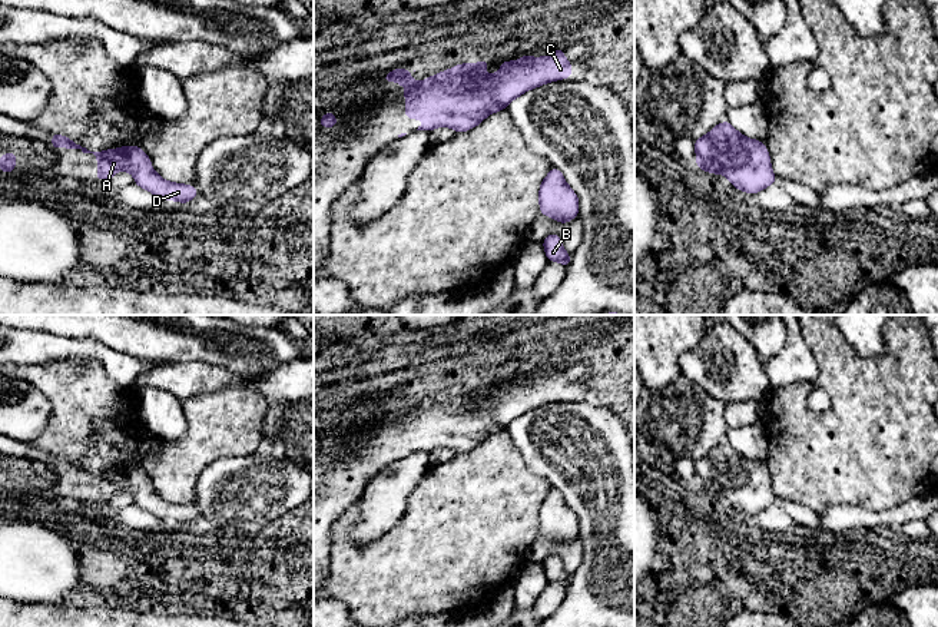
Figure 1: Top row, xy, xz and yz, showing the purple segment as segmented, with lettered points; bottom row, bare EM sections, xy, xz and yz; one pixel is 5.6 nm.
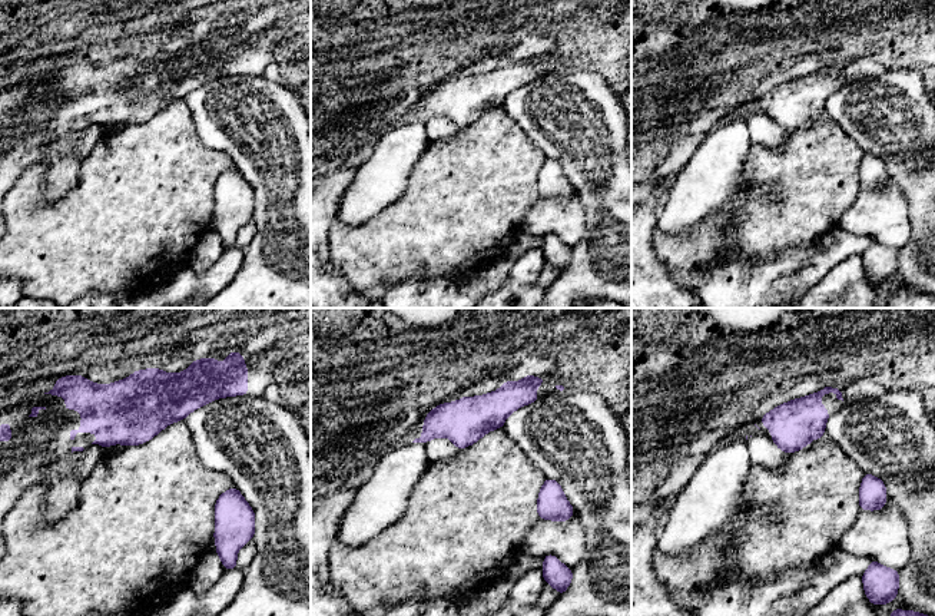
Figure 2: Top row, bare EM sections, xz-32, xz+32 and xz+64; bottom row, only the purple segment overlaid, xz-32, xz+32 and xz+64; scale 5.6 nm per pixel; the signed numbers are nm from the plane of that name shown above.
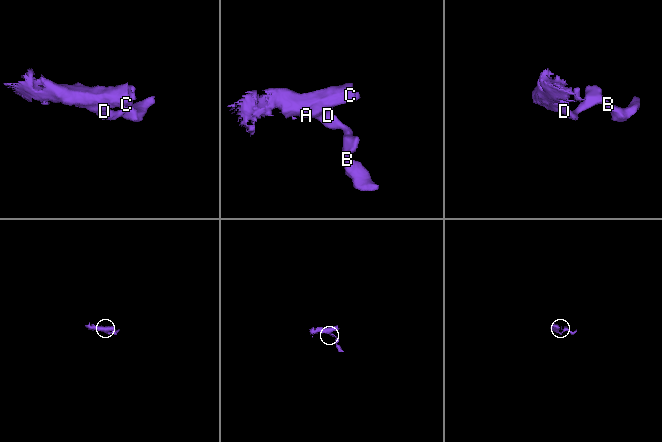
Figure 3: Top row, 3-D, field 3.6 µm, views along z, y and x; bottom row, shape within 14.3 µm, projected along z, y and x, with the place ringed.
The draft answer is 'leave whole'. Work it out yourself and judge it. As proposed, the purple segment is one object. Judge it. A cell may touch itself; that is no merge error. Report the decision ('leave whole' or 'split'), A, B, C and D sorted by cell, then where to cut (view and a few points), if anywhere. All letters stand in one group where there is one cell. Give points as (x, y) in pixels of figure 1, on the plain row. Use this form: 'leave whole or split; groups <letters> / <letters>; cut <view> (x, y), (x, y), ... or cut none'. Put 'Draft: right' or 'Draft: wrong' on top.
Draft: right
leave whole; groups A B C D; cut none

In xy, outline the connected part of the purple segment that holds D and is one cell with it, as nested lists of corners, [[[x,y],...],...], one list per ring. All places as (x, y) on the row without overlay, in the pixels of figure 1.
[[[52,455],[54,470],[80,470],[83,474],[93,474],[97,478],[97,500],[109,502],[116,492],[129,492],[135,497],[135,505],[149,511],[159,520],[188,524],[199,511],[195,507],[163,501],[152,488],[150,478],[139,467],[122,467],[103,472],[90,472],[66,457]]]

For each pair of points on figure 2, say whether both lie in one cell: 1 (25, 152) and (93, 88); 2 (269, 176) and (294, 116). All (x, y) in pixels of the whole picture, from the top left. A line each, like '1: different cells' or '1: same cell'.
1: same cell
2: same cell

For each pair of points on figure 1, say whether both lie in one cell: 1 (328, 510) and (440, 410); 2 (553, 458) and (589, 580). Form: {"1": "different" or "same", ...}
{"1": "same", "2": "same"}

